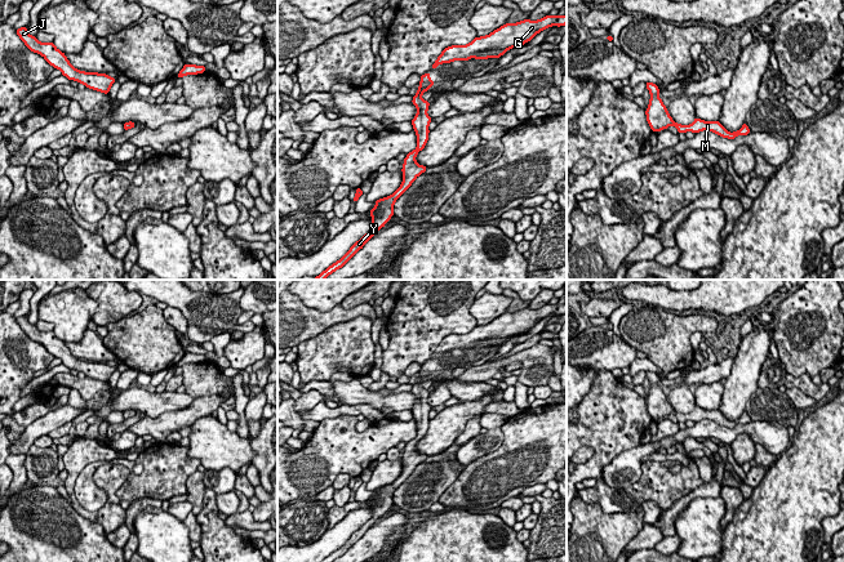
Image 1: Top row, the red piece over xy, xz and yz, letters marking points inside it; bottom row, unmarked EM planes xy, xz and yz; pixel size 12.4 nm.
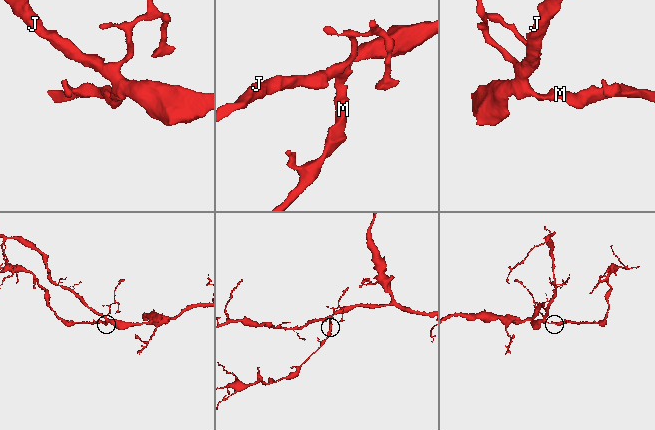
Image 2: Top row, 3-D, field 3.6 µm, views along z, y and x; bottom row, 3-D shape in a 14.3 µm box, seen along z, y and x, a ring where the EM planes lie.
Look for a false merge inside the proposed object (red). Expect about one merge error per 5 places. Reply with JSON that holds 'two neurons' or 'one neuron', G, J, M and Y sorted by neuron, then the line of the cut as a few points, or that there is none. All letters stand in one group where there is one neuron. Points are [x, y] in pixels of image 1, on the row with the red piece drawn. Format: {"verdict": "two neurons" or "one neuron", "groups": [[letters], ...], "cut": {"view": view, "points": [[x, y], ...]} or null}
{"verdict": "one neuron", "groups": [["G", "J", "M", "Y"]], "cut": null}

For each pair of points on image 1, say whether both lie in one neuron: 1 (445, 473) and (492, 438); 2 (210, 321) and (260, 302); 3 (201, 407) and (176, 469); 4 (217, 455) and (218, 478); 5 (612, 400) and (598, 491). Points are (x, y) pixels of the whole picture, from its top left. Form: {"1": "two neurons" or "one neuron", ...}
{"1": "two neurons", "2": "two neurons", "3": "two neurons", "4": "two neurons", "5": "two neurons"}

